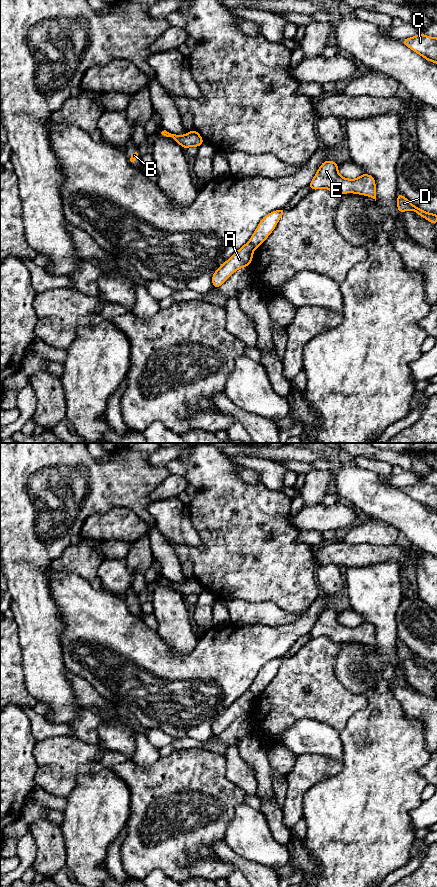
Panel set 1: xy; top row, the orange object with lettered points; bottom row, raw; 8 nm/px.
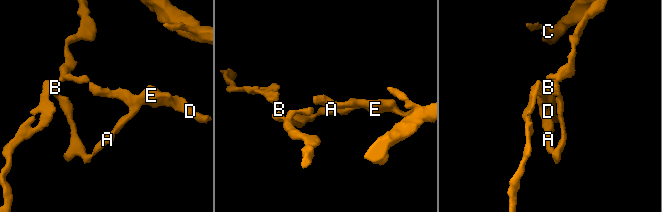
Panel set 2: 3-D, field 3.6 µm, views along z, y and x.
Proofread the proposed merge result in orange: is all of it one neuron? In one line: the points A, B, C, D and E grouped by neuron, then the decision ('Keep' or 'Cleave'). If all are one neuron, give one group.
Groups: A B C / D E. Cleave

